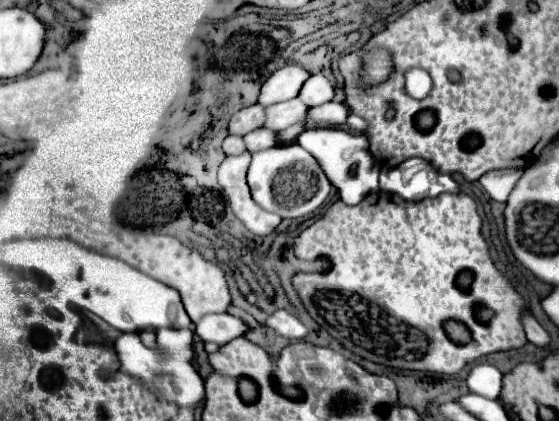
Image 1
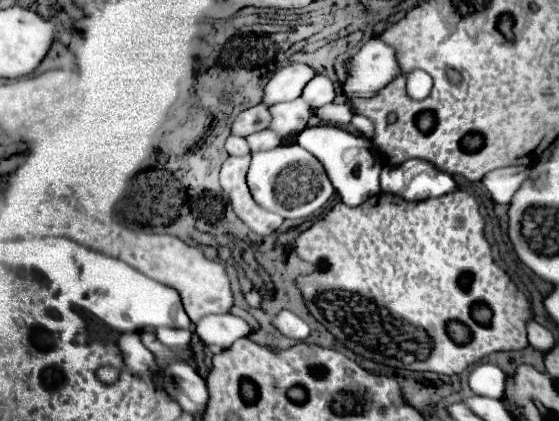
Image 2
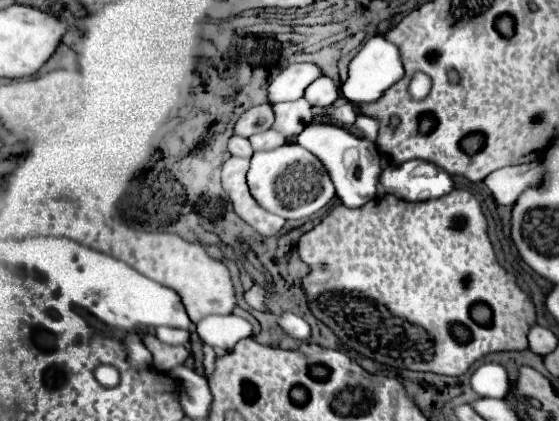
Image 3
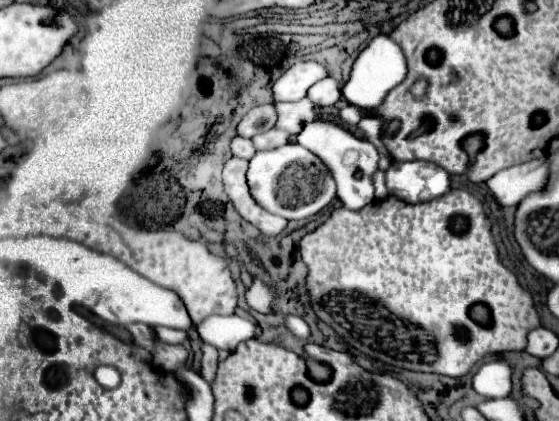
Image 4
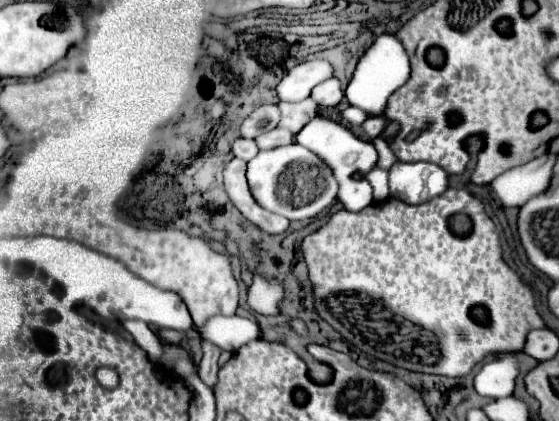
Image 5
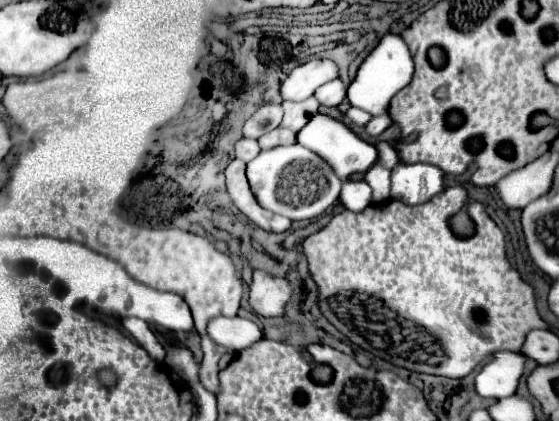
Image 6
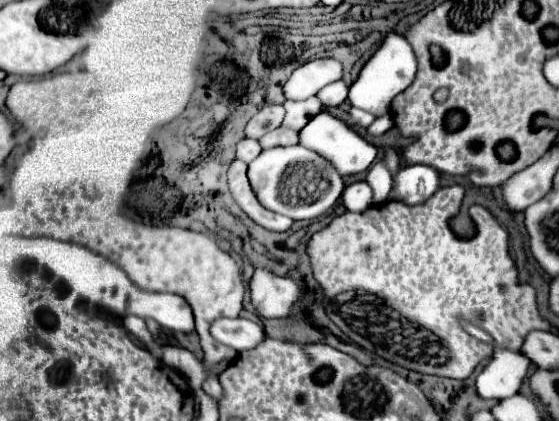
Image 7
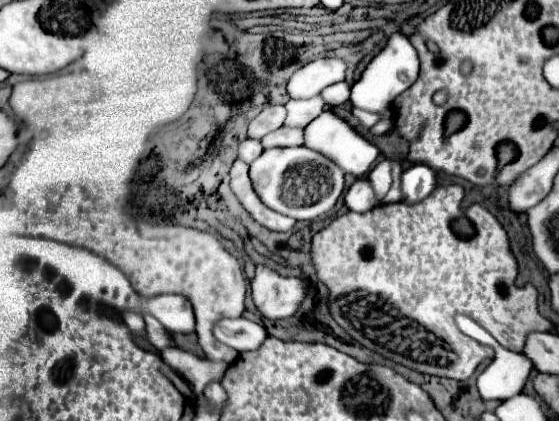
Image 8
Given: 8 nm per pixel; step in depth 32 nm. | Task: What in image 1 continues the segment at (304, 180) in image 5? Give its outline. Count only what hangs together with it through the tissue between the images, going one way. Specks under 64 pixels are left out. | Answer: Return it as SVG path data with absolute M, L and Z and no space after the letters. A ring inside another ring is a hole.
M282 144L254 152L248 168L248 186L258 206L282 218L308 216L328 200L332 190L332 184L320 170L314 156L308 154L300 144Z

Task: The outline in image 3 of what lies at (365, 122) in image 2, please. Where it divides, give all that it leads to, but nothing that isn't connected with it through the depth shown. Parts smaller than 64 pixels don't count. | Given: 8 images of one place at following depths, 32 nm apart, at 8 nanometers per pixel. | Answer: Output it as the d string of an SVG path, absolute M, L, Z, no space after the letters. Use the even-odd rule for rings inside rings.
M359 114L354 126L364 133L364 137L376 144L378 135L378 123L373 118Z

